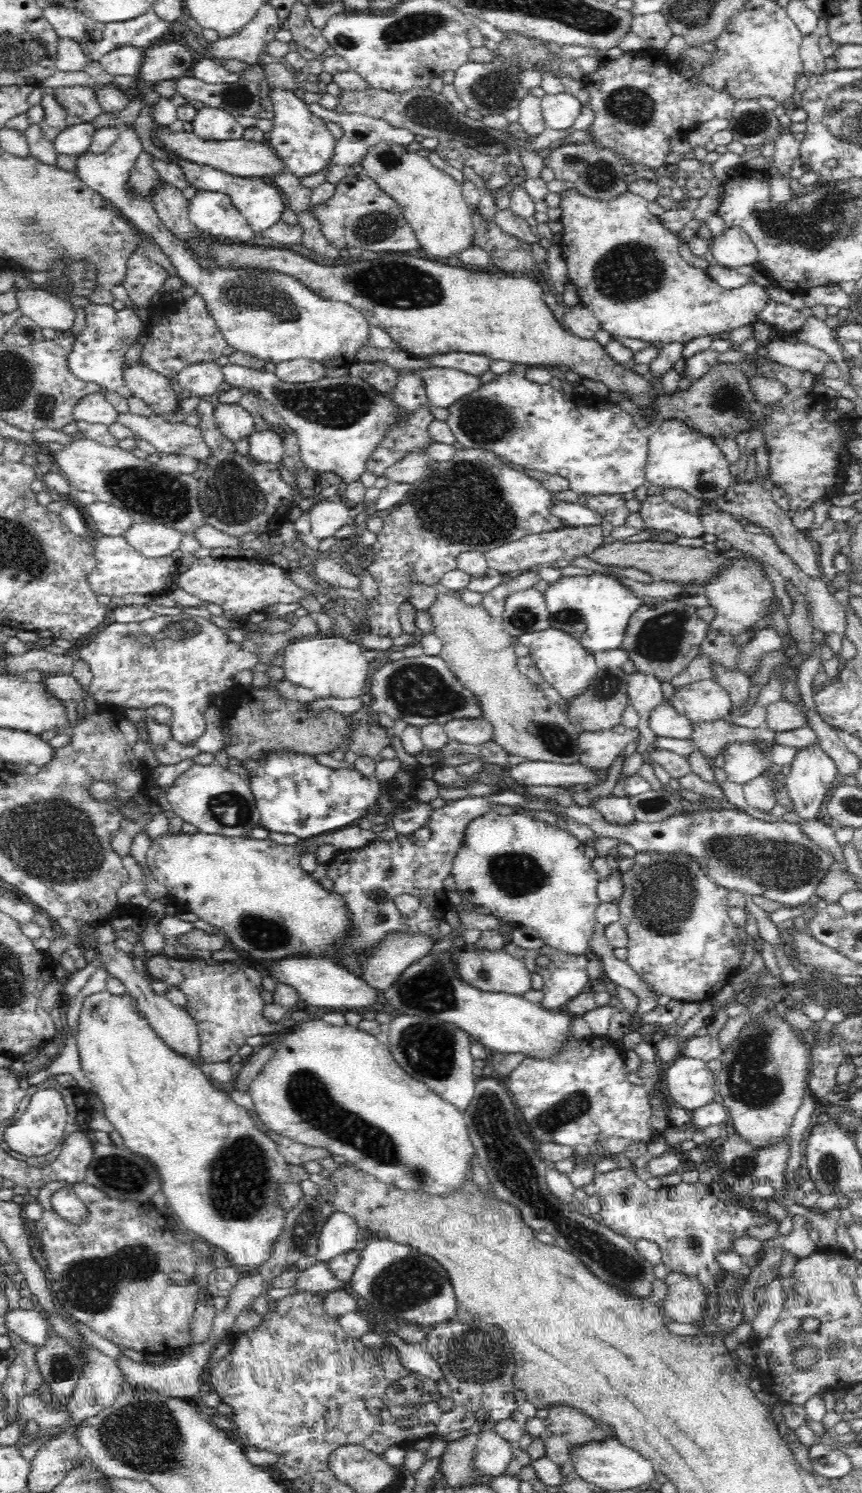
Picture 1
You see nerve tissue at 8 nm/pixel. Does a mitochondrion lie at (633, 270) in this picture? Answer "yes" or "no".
yes

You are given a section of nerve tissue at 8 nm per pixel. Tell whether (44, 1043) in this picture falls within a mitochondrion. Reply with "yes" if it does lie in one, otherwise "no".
no

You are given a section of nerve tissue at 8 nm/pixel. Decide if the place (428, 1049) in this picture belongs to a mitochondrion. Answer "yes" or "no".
yes

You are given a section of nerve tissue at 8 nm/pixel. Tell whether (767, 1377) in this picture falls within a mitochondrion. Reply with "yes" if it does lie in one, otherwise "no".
no

